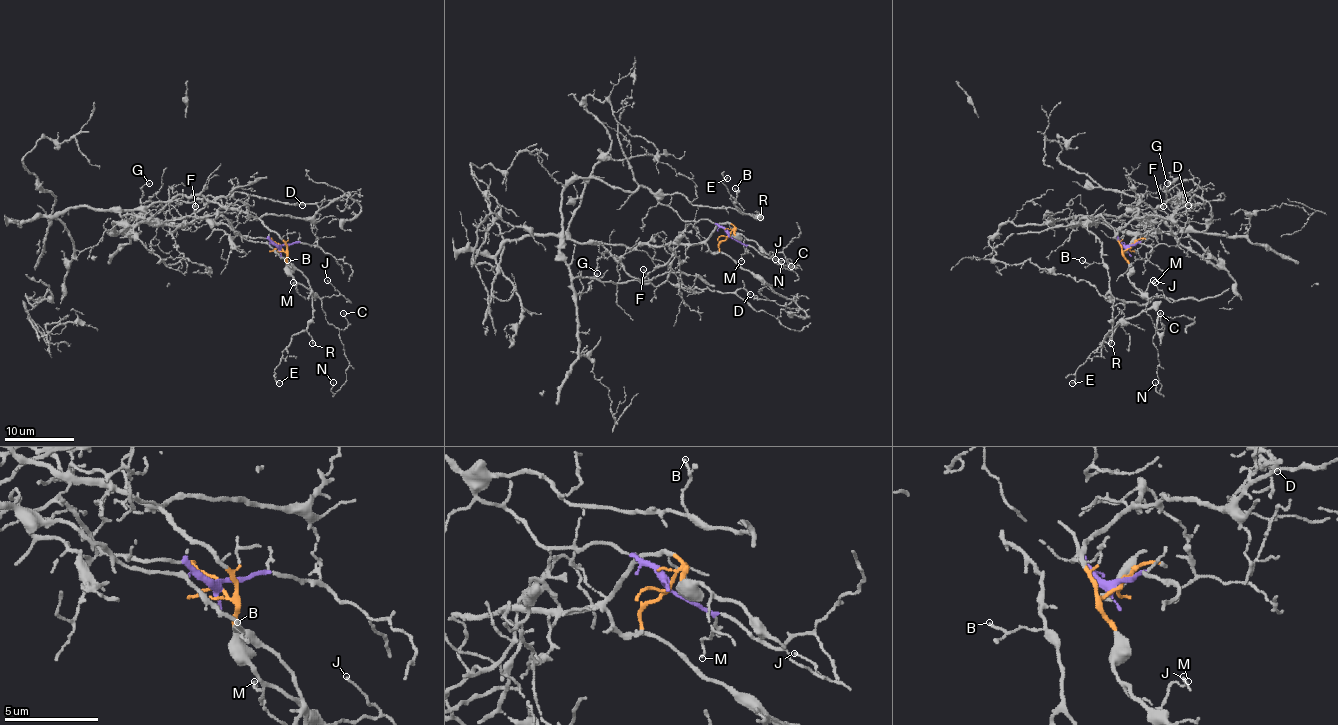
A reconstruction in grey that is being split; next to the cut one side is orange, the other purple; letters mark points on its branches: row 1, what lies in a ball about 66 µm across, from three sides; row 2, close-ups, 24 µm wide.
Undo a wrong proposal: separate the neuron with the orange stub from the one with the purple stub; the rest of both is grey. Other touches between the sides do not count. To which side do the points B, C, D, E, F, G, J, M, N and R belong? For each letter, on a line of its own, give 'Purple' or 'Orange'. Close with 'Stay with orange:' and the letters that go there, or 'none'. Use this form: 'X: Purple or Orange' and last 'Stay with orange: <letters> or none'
B: Purple
C: Orange
D: Purple
E: Purple
F: Purple
G: Purple
J: Orange
M: Orange
N: Orange
R: Purple
Stay with orange: C, J, M, N

